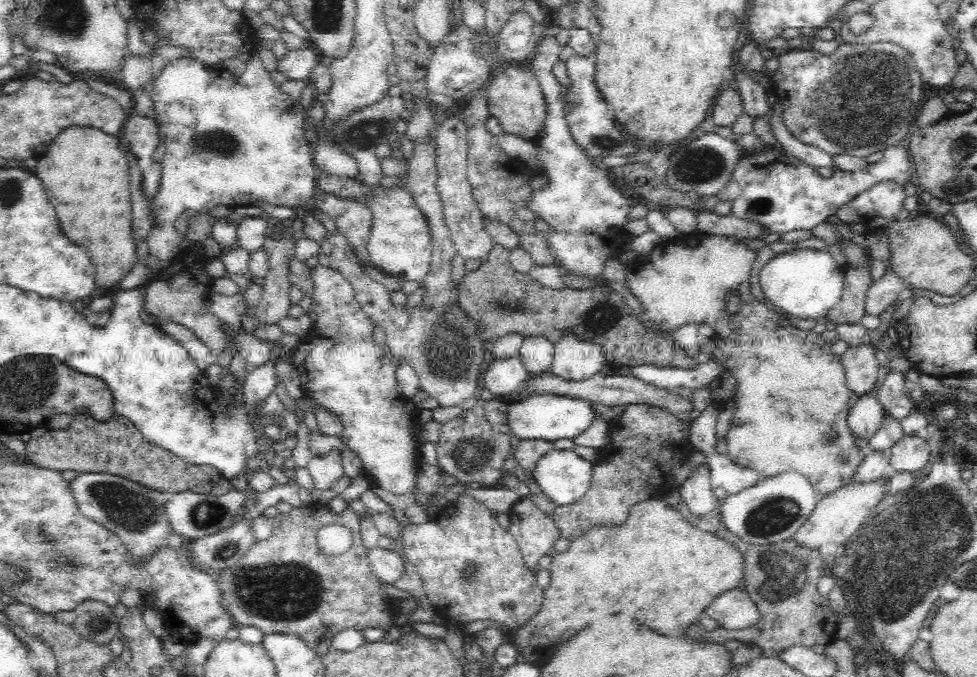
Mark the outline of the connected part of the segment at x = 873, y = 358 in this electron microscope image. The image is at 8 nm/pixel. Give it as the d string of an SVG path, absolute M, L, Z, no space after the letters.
M871 344L850 347L842 356L846 385L858 396L873 394L878 371L877 352Z

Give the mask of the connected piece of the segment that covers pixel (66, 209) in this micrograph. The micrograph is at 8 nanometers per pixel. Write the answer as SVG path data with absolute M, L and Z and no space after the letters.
M66 126L56 134L50 146L37 157L36 176L42 178L46 194L56 208L58 222L64 234L82 246L88 246L88 254L93 259L95 277L100 288L110 288L121 282L136 262L136 245L132 238L132 210L130 204L129 162L126 152L120 148L118 134L108 134L94 126Z

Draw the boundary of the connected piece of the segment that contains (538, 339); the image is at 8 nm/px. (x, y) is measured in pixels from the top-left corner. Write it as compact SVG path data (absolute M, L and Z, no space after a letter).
M544 336L526 337L519 357L530 375L542 374L552 367L555 350L554 343Z

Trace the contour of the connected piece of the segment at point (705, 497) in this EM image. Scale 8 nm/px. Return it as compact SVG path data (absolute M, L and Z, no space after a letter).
M698 464L680 488L692 514L702 516L719 506L711 487L711 470L707 464Z

